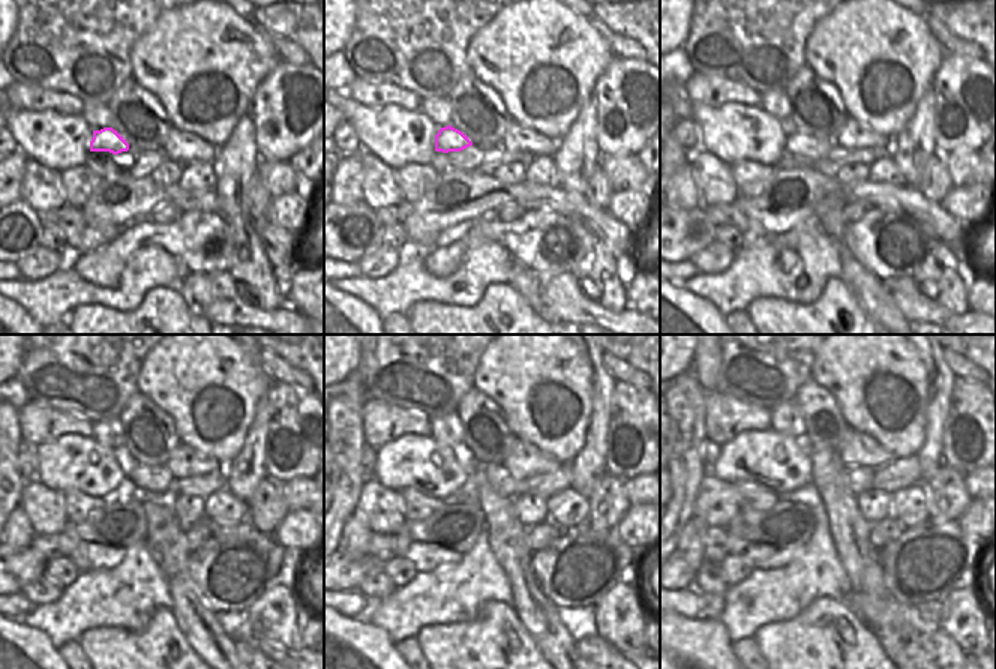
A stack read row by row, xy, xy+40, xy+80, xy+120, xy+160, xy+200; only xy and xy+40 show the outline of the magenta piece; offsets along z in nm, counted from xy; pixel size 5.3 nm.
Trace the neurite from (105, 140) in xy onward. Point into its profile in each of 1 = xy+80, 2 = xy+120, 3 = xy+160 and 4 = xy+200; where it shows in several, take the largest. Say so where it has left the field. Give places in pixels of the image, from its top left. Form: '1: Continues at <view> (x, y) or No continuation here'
1: Continues at xy+80 (797, 144)
2: Continues at xy+120 (141, 479)
3: Continues at xy+160 (500, 480)
4: Continues at xy+200 (858, 480)

